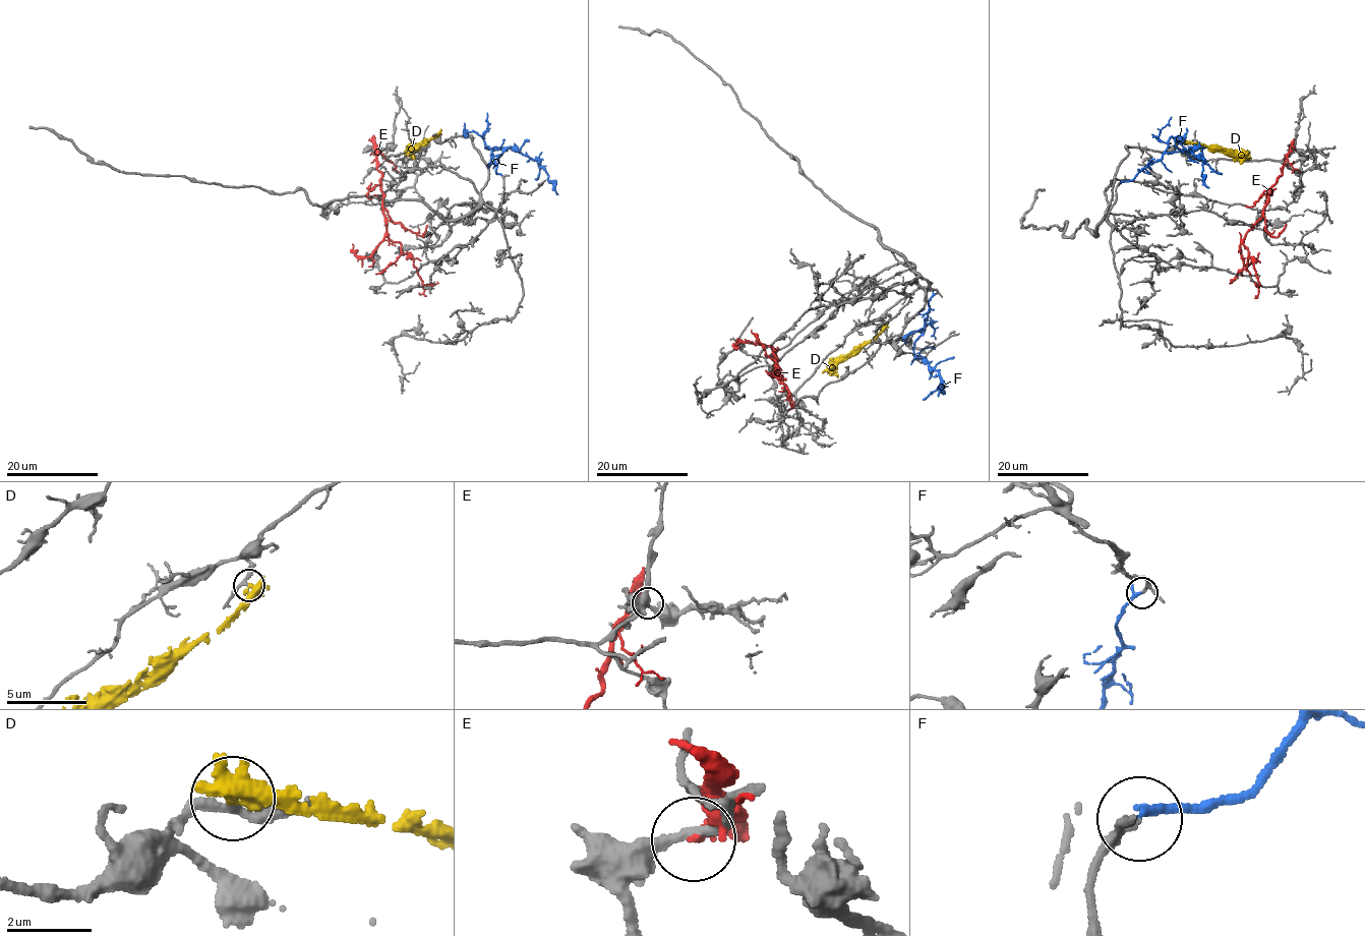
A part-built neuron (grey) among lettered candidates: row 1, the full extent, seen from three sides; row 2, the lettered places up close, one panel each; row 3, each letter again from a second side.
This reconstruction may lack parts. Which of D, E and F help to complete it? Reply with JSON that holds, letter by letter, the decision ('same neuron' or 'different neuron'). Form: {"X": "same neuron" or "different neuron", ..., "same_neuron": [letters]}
{"D": "different neuron", "E": "different neuron", "F": "same neuron", "same_neuron": ["F"]}

